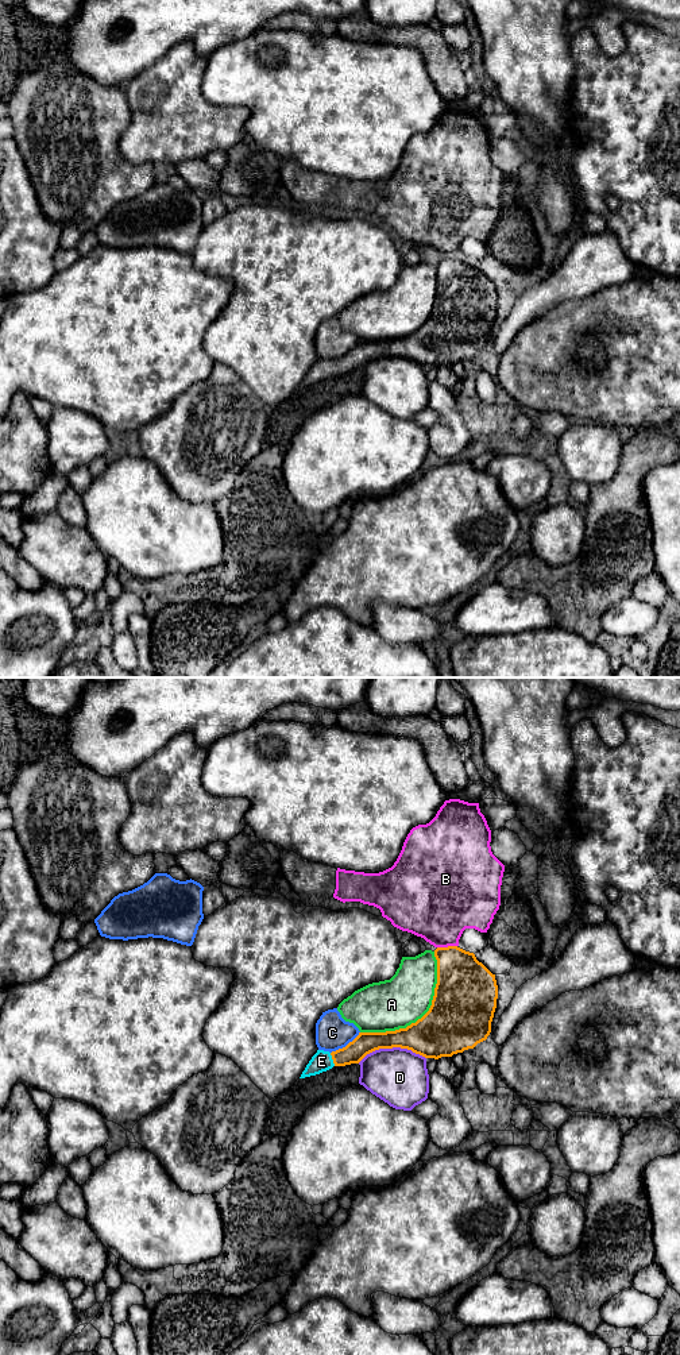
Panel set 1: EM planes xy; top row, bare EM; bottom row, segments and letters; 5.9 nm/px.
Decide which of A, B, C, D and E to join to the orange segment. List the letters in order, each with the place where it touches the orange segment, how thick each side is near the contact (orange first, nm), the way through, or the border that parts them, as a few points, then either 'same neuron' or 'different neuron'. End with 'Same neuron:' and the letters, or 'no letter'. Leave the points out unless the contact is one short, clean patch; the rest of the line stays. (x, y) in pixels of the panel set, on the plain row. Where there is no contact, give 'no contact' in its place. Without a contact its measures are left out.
A: xy (424, 324) | 380/300 nm | different neuron
B: xy (448, 255) | 320/420 nm | different neuron
C: xy (347, 354) | 130/200 nm | along xy (359, 340), (344, 355), (331, 362) | different neuron
D: xy (391, 356) | 260/340 nm | different neuron
E: xy (332, 367) | 130/120 nm | across xy (364, 352), (347, 365), (332, 367), (321, 370) | same neuron
Same neuron: E

